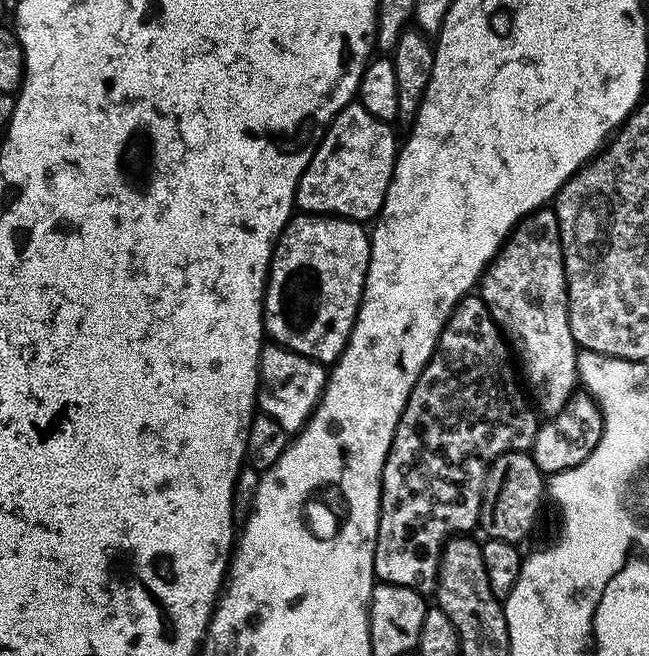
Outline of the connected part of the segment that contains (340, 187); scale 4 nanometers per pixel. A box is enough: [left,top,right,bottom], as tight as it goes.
[295,102,398,221]

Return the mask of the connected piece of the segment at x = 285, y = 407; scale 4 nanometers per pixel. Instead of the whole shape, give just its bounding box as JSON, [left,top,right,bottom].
[258,342,326,434]

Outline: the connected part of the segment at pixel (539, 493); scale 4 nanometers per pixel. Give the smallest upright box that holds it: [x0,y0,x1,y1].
[479,452,546,545]

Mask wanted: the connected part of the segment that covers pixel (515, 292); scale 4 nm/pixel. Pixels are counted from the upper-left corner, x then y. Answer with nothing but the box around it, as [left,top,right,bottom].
[478,207,578,414]

